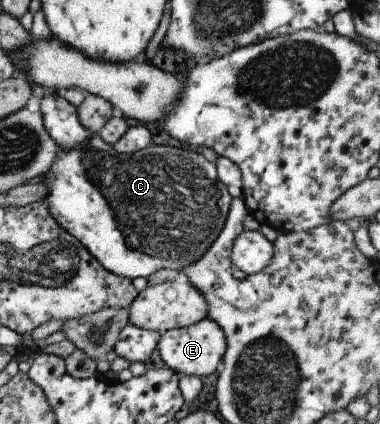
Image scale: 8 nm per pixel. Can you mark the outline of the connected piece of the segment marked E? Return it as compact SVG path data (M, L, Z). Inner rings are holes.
M204 317L192 325L165 331L159 337L156 347L161 360L173 372L203 378L204 375L214 373L225 352L226 340L220 326L211 317Z

